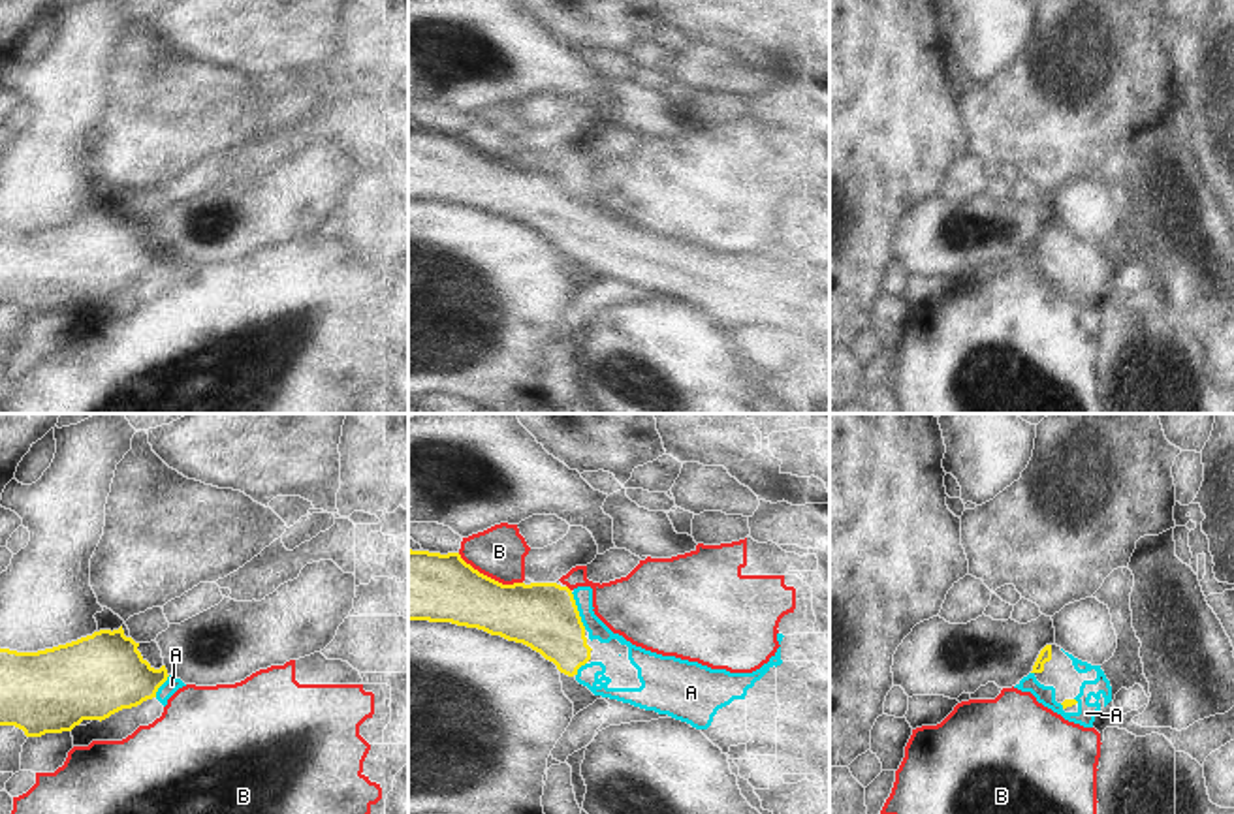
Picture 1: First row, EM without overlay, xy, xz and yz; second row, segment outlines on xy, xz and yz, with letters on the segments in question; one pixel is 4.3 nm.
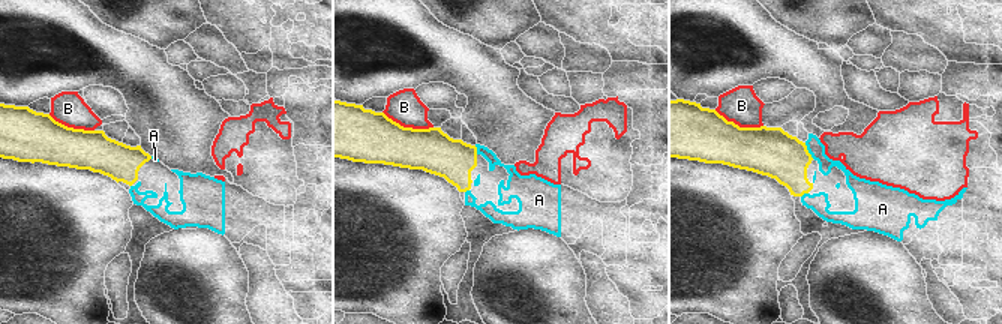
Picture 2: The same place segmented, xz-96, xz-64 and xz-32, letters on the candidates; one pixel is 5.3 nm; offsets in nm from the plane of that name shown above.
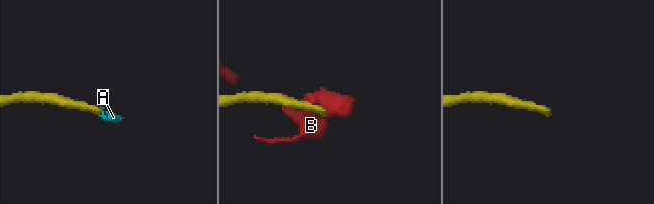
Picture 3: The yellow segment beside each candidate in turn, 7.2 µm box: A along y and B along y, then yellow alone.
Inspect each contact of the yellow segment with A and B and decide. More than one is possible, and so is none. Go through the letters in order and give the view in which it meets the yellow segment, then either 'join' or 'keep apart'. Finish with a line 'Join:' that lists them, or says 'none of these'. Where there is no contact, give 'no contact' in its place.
A: contact in xz; join
B: contact in xz; keep apart
Join: A

